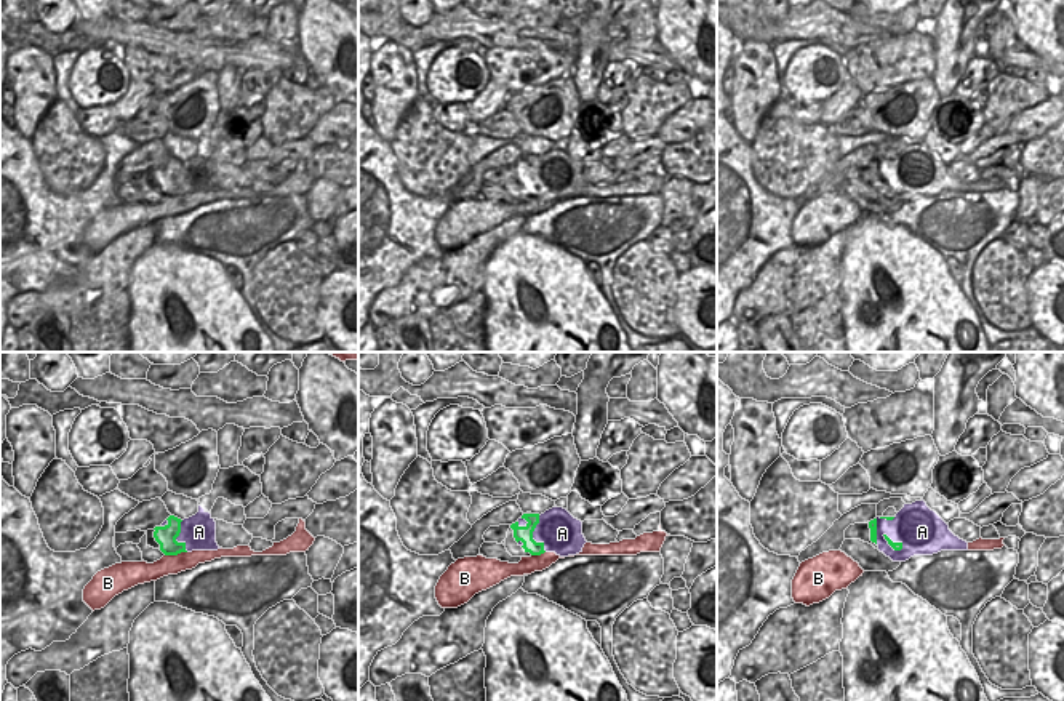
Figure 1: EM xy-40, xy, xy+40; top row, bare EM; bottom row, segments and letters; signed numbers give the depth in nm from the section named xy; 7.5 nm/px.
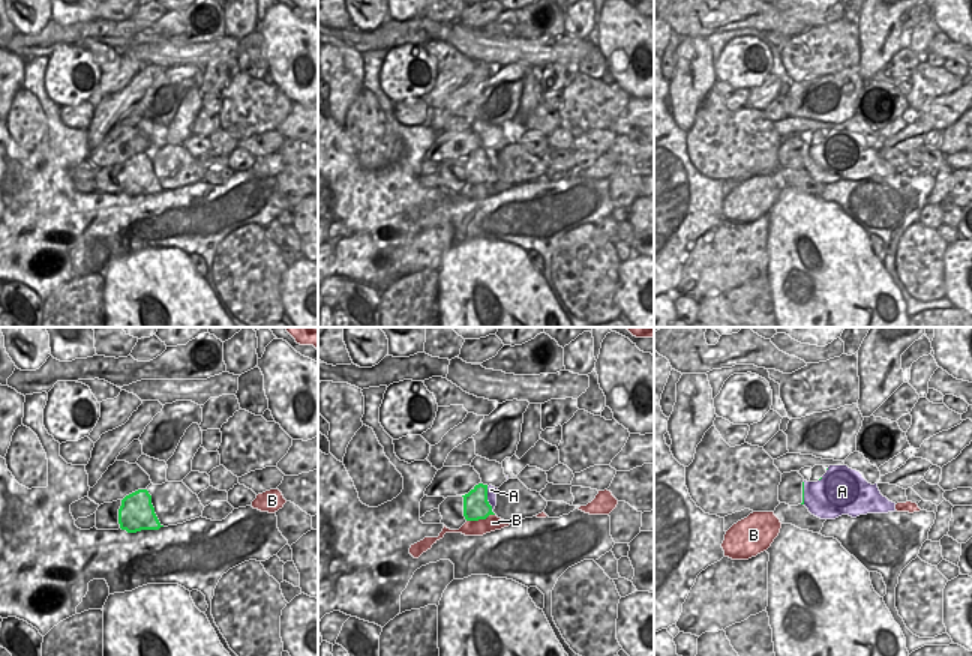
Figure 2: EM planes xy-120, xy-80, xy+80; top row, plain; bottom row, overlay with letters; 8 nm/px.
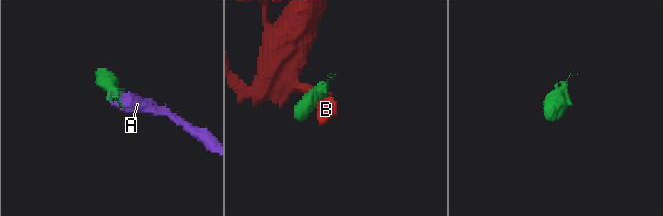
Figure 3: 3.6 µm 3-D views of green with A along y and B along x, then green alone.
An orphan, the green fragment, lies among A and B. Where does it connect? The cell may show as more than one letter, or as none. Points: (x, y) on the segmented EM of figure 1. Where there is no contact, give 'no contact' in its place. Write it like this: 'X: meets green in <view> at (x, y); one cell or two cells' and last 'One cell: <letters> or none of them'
A: meets green in xy at (532, 535); two cells
B: meets green in xy-40 at (175, 554); two cells
One cell: none of them

